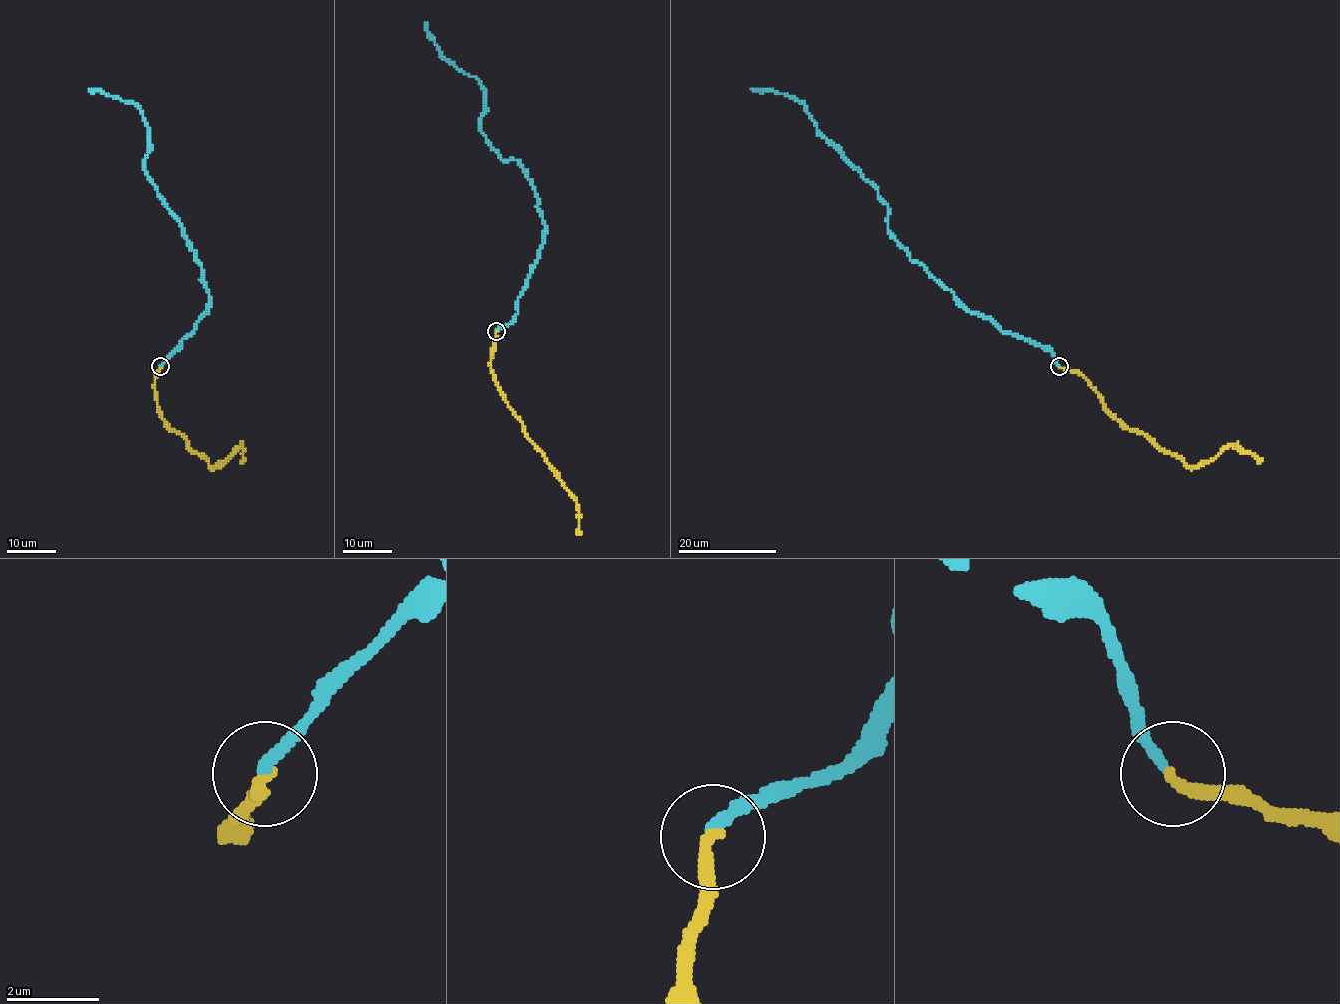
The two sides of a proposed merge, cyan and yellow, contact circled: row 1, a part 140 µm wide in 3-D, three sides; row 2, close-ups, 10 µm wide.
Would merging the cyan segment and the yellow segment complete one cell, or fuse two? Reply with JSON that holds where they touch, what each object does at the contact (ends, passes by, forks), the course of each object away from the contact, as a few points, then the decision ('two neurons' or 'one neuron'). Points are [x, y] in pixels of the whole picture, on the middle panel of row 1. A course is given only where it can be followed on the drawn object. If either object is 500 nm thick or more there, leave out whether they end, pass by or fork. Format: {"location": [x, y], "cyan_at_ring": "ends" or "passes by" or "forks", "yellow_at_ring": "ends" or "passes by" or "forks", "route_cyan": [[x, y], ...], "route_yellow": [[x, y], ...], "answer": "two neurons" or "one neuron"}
{"location": [496, 331], "cyan_at_ring": "ends", "yellow_at_ring": "ends", "route_cyan": [[496, 330], [517, 312], [545, 224], [521, 162], [503, 160], [480, 129], [484, 89], [442, 56], [425, 23]], "route_yellow": [[496, 330], [492, 377], [508, 407], [577, 502], [579, 535]], "answer": "one neuron"}

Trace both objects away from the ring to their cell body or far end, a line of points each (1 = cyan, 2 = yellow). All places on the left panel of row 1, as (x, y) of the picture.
1: (160, 366), (205, 313), (209, 292), (180, 220), (144, 170), (148, 129), (140, 110), (133, 102), (89, 88)
2: (160, 366), (156, 407), (171, 429), (213, 467), (241, 445), (243, 459)

